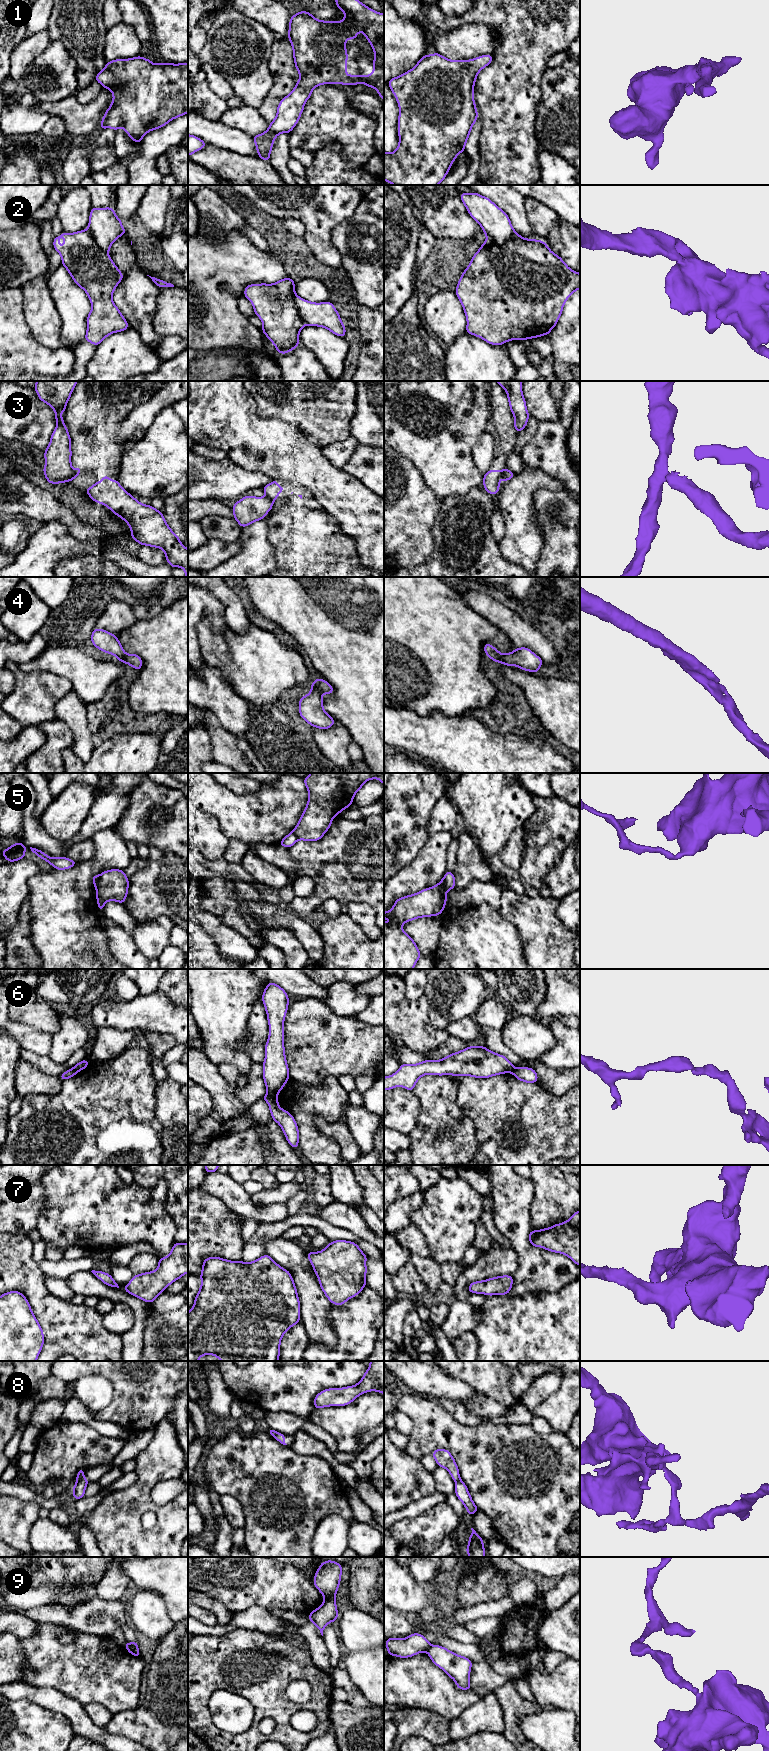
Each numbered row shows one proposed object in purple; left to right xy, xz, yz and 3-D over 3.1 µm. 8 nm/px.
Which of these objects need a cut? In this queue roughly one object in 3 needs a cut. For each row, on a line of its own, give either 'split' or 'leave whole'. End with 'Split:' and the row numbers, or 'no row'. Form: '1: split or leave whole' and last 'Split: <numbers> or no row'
1: leave whole
2: leave whole
3: split
4: leave whole
5: split
6: split
7: leave whole
8: split
9: split
Split: 3, 5, 6, 8, 9

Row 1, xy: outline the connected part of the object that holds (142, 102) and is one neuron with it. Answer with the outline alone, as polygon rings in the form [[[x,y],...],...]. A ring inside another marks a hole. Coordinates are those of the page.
[[[141,56],[115,59],[106,63],[105,68],[95,76],[95,80],[113,94],[113,101],[104,113],[100,130],[112,128],[117,131],[122,127],[136,143],[141,143],[143,136],[149,131],[164,127],[172,119],[188,113],[188,63],[172,64],[166,62],[163,64],[158,62],[154,65],[152,60]]]

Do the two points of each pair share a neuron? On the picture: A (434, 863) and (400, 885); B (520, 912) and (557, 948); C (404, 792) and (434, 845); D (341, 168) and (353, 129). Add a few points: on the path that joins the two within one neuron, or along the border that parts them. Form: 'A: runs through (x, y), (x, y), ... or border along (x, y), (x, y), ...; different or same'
A: runs through (426, 865), (413, 878), (408, 880); same
B: runs through (529, 920), (548, 939); same
C: border along (429, 836), (416, 856); different
D: border along (323, 146), (338, 143), (347, 160), (360, 167); different

